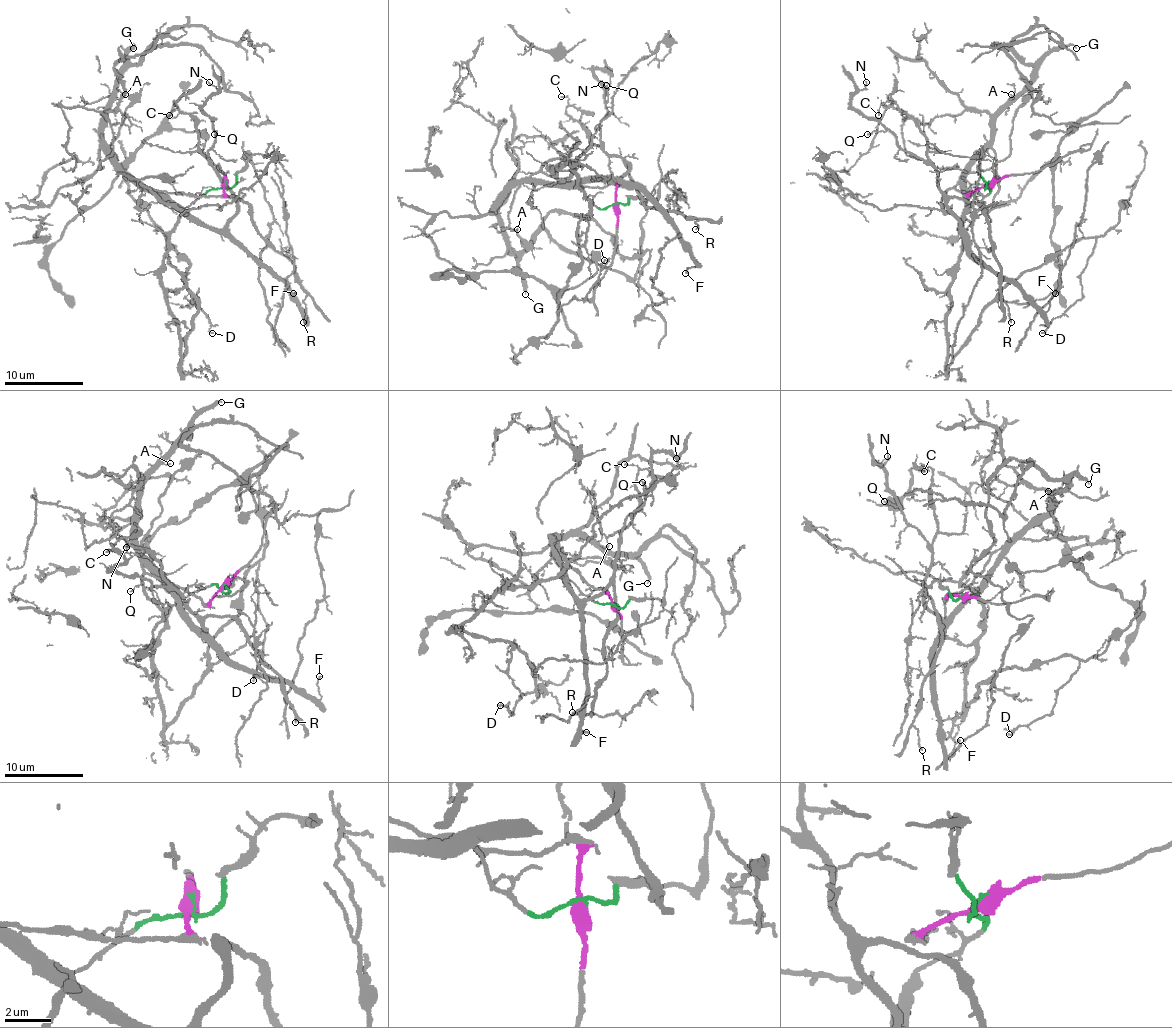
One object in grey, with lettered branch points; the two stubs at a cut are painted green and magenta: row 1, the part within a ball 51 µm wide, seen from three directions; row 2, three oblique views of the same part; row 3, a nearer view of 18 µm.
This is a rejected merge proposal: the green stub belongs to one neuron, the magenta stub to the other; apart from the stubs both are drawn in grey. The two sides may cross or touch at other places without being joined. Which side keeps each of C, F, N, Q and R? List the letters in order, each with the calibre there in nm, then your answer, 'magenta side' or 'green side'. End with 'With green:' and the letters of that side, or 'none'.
C: 120 nm | green side
F: 180 nm | green side
N: 110 nm | green side
Q: 110 nm | green side
R: 110 nm | green side
With green: C, F, N, Q, R

